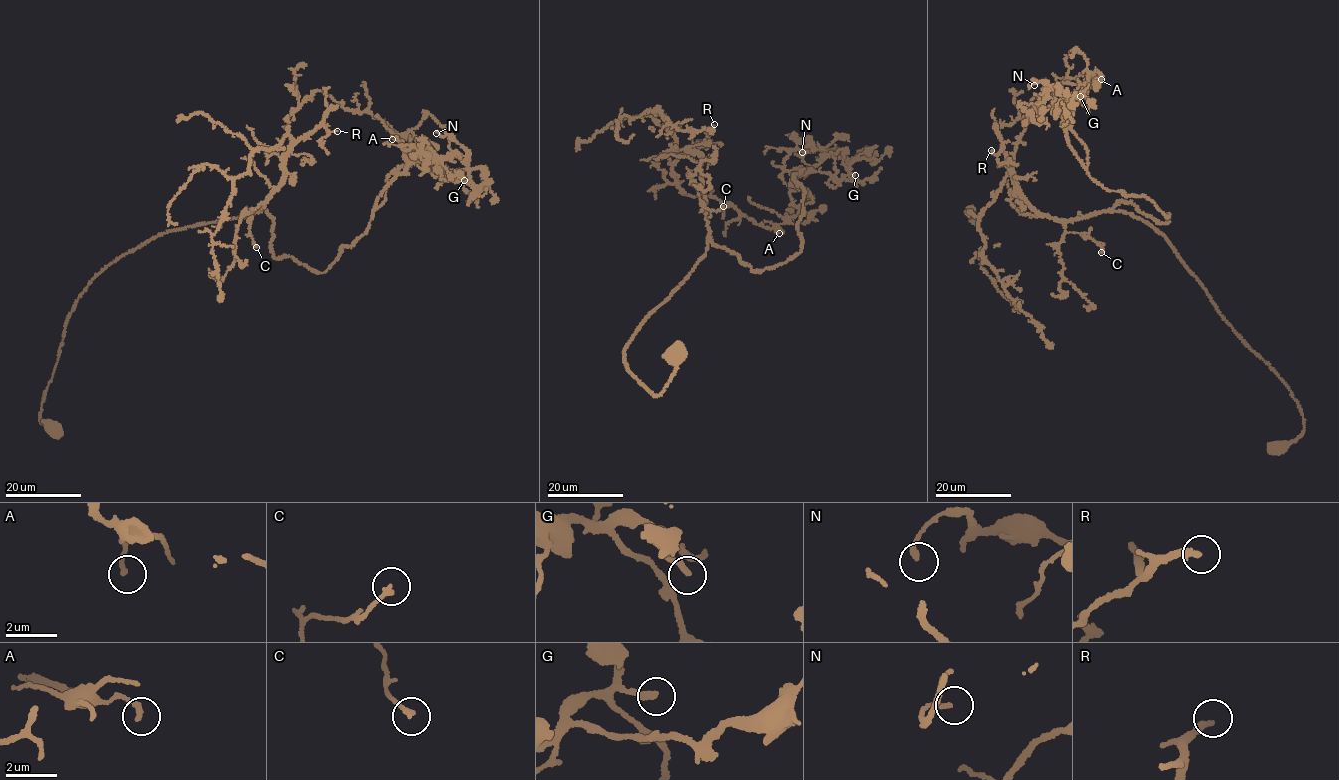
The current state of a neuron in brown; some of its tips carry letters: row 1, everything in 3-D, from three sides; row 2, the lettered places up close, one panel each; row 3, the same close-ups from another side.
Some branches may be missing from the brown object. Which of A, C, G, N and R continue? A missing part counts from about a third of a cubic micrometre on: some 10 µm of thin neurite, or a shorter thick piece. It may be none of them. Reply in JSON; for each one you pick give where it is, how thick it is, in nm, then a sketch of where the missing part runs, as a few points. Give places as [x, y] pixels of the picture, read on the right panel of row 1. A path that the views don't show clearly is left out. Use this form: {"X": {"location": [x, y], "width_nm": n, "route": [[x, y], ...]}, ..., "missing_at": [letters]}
{"missing_at": []}

